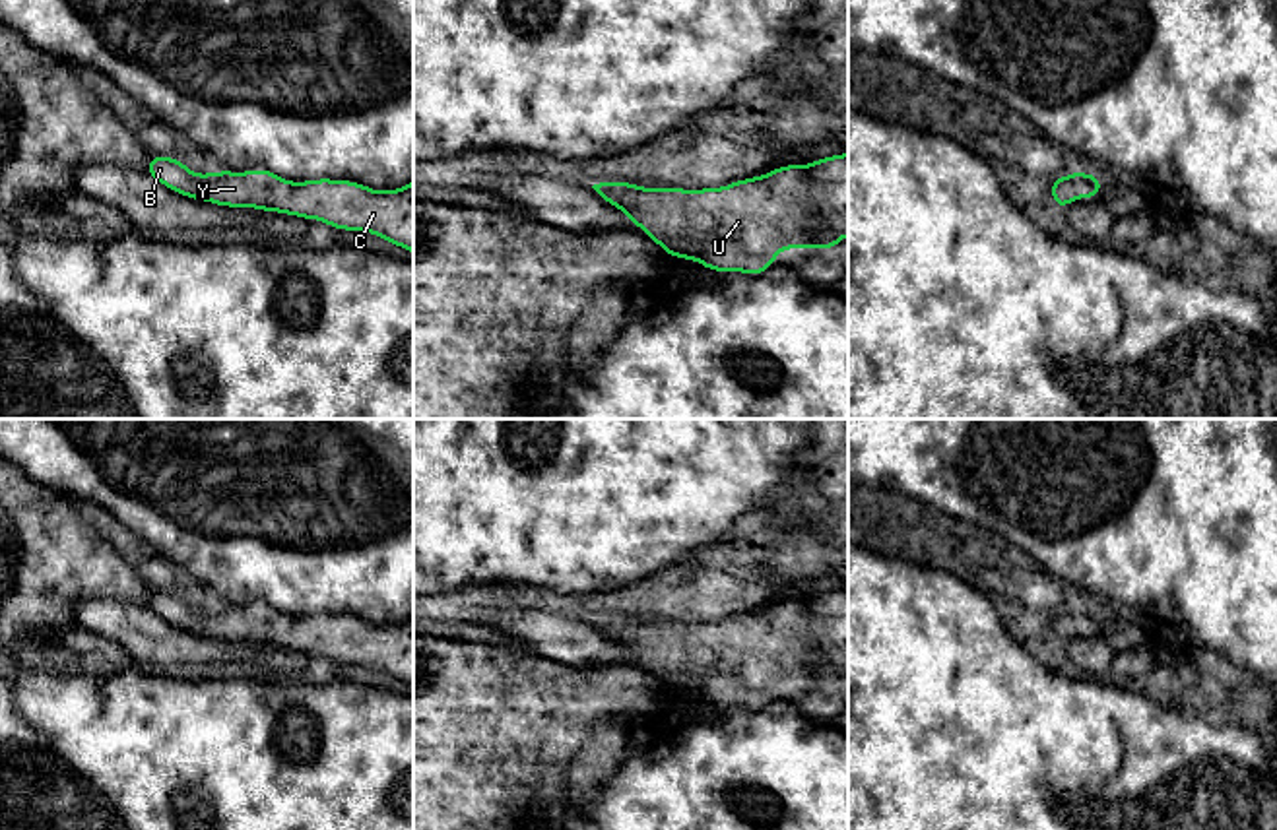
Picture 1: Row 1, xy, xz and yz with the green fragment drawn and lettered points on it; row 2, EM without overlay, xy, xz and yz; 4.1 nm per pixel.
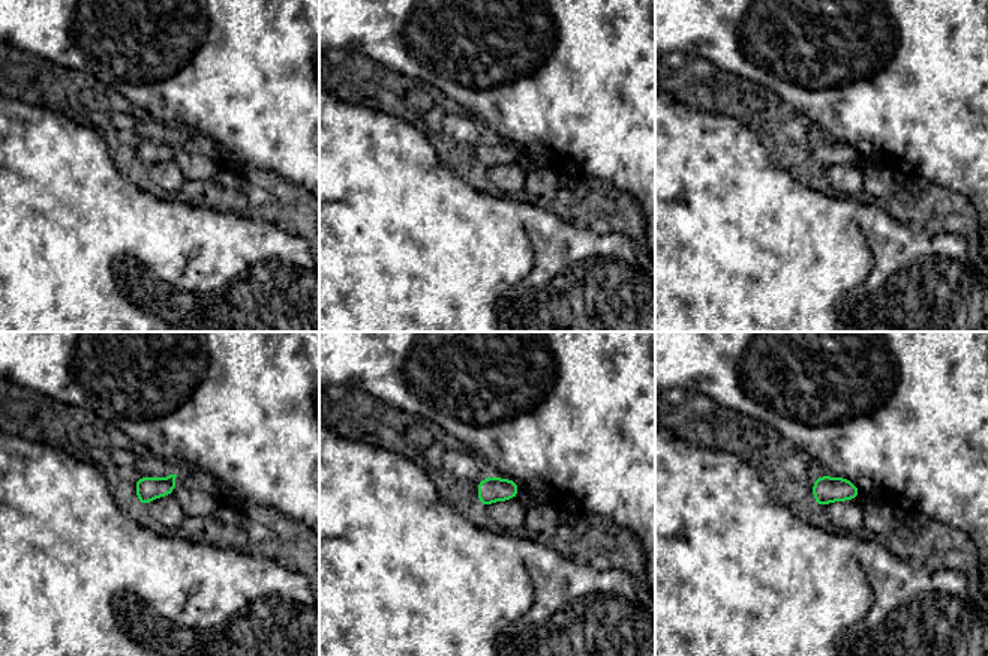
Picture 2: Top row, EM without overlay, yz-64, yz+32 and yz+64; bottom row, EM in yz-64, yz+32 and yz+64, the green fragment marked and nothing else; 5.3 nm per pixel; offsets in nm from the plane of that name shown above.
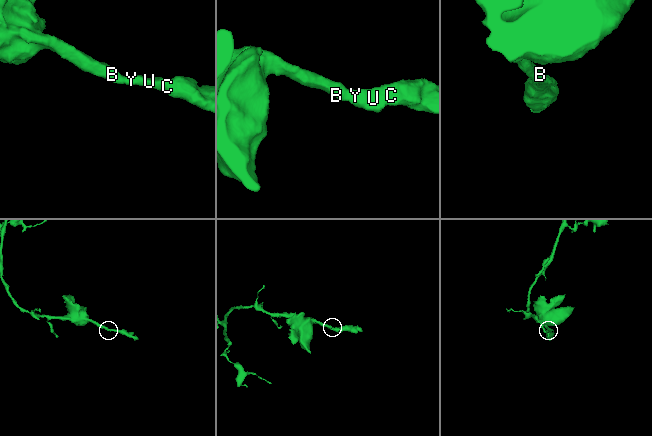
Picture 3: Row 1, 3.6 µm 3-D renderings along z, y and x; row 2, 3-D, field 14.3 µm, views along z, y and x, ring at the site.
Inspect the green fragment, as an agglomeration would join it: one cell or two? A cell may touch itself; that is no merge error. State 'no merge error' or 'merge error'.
no merge error

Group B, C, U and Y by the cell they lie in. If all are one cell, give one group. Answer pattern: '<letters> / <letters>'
B C U Y

